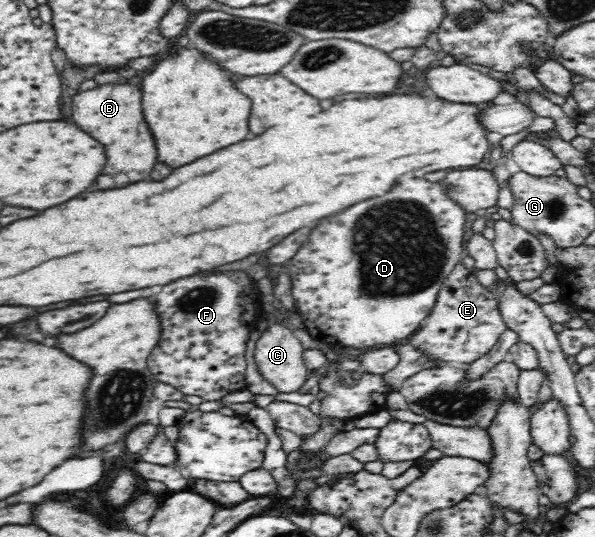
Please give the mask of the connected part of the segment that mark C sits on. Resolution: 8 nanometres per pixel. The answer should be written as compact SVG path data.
M275 319L256 342L254 350L255 363L259 374L273 385L278 392L293 393L308 380L311 370L304 364L304 344L294 335L295 330L287 323L278 323Z

